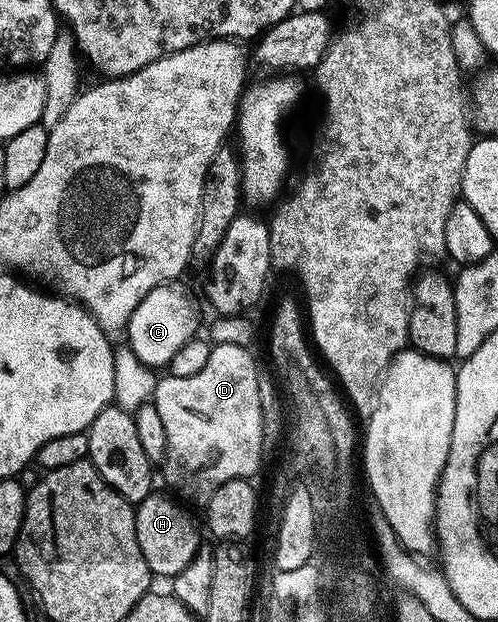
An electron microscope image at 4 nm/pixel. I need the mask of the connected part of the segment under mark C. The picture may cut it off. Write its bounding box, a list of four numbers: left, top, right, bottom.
[124,280,202,367]

